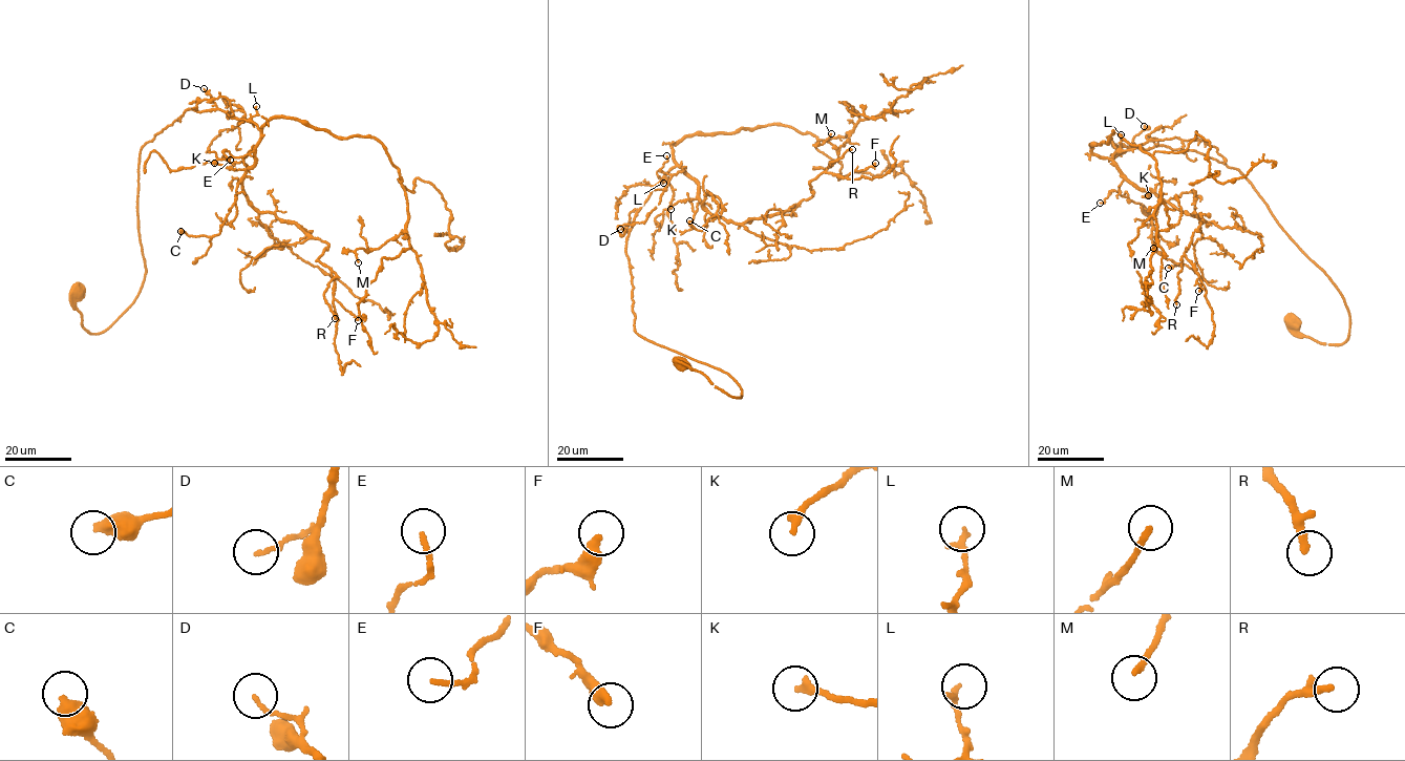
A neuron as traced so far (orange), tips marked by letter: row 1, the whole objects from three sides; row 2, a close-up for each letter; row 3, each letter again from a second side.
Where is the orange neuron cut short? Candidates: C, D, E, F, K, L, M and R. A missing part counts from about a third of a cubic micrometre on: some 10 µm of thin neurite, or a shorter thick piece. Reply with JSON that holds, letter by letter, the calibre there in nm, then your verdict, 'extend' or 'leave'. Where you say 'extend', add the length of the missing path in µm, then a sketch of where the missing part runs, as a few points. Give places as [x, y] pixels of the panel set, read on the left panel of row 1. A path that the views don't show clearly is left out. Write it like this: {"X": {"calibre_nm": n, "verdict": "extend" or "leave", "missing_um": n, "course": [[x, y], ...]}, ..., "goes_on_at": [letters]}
{"C": {"calibre_nm": 500, "verdict": "leave"}, "D": {"calibre_nm": 150, "verdict": "leave"}, "E": {"calibre_nm": 140, "verdict": "leave"}, "F": {"calibre_nm": 360, "verdict": "leave"}, "K": {"calibre_nm": 240, "verdict": "leave"}, "L": {"calibre_nm": 200, "verdict": "leave"}, "M": {"calibre_nm": 180, "verdict": "leave"}, "R": {"calibre_nm": 240, "verdict": "leave"}, "goes_on_at": []}

